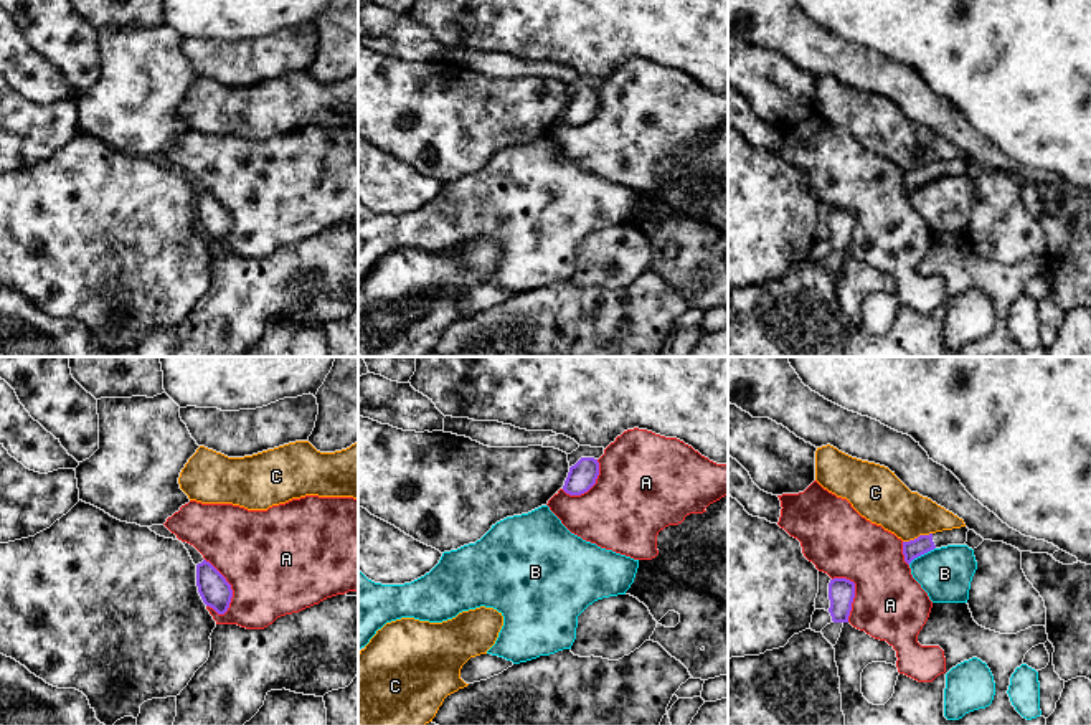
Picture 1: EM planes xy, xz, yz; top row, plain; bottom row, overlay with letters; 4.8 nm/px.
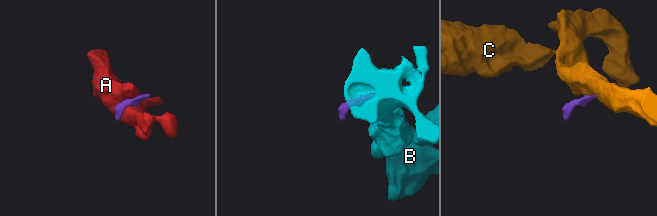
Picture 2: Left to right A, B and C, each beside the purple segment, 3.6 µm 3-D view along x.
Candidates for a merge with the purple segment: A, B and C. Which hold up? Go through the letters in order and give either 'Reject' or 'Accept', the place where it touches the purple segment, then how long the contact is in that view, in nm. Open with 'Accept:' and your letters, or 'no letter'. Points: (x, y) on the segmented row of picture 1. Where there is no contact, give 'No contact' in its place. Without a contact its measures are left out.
Accept: no letter
A: Reject. Touches purple at xy (230, 587). Shared border 300 nm
B: Reject. Touches purple at yz (921, 554). Shared border 160 nm
C: Reject. Touches purple at yz (918, 537). Shared border 150 nm

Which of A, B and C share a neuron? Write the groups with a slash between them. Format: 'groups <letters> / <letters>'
groups A / B / C

